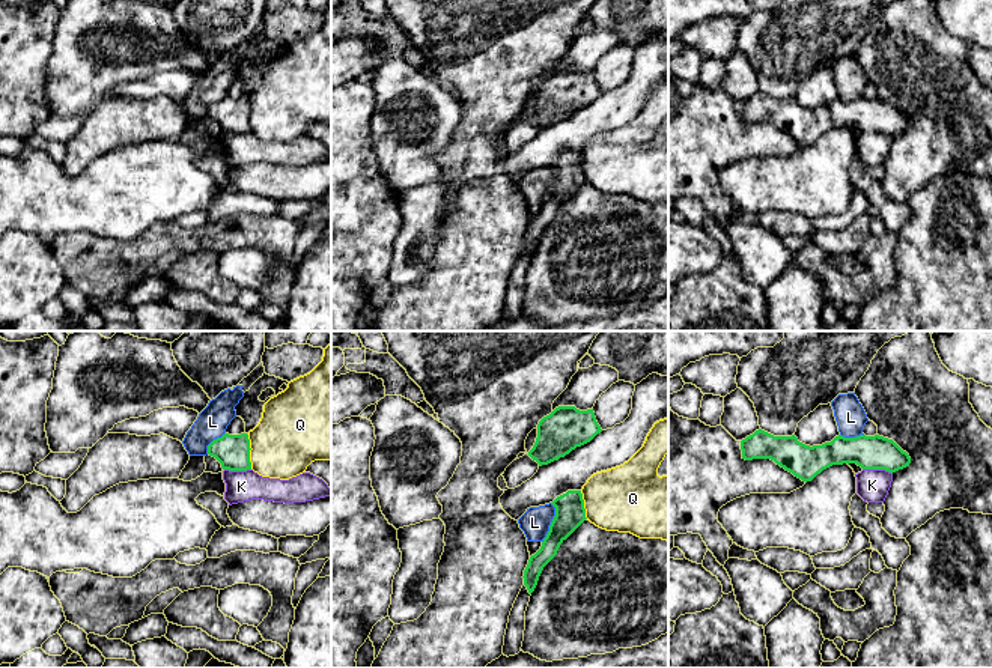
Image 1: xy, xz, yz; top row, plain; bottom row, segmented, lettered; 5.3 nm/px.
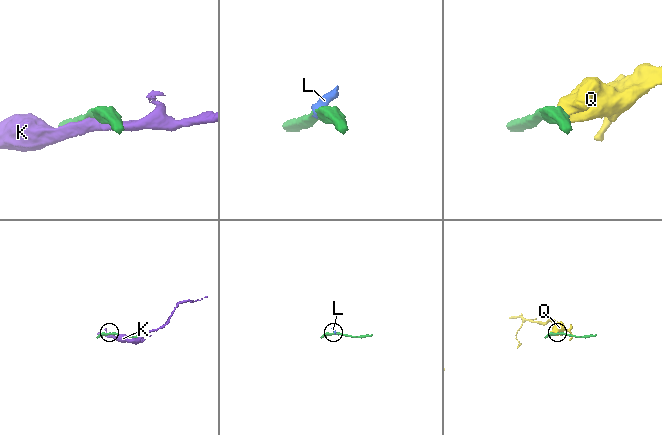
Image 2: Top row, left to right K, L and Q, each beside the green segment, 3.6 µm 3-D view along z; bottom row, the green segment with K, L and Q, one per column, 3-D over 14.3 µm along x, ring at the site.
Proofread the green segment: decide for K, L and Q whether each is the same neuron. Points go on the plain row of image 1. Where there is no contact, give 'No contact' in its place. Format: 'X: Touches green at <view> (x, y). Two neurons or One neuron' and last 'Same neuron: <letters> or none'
K: Touches green at yz (878, 131). Two neurons
L: Touches green at xz (551, 185). Two neurons
Q: Touches green at xy (249, 115). Two neurons
Same neuron: none

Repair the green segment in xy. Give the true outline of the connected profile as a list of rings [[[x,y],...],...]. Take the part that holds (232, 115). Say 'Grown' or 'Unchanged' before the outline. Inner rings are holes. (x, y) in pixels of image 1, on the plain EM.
Unchanged. [[[247,96],[229,98],[214,102],[208,108],[208,117],[215,120],[223,132],[247,134],[251,132],[250,102]]]

